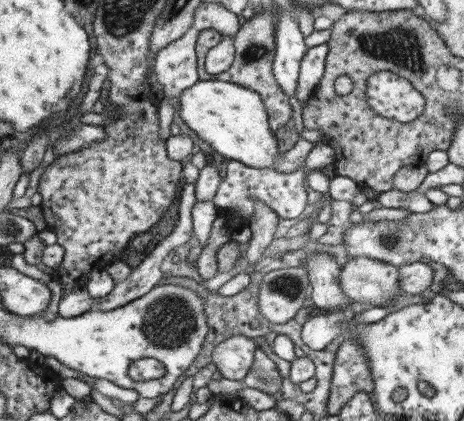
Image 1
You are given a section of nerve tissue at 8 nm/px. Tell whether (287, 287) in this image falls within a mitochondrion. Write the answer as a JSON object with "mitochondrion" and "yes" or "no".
{"mitochondrion":"yes"}

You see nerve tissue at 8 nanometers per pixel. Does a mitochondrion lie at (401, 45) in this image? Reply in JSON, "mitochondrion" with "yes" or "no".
{"mitochondrion":"yes"}

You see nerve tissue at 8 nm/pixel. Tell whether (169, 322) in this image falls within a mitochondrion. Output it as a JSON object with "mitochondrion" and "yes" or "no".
{"mitochondrion":"yes"}

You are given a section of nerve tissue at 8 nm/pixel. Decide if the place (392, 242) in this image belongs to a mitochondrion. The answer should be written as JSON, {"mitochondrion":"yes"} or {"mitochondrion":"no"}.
{"mitochondrion":"yes"}

